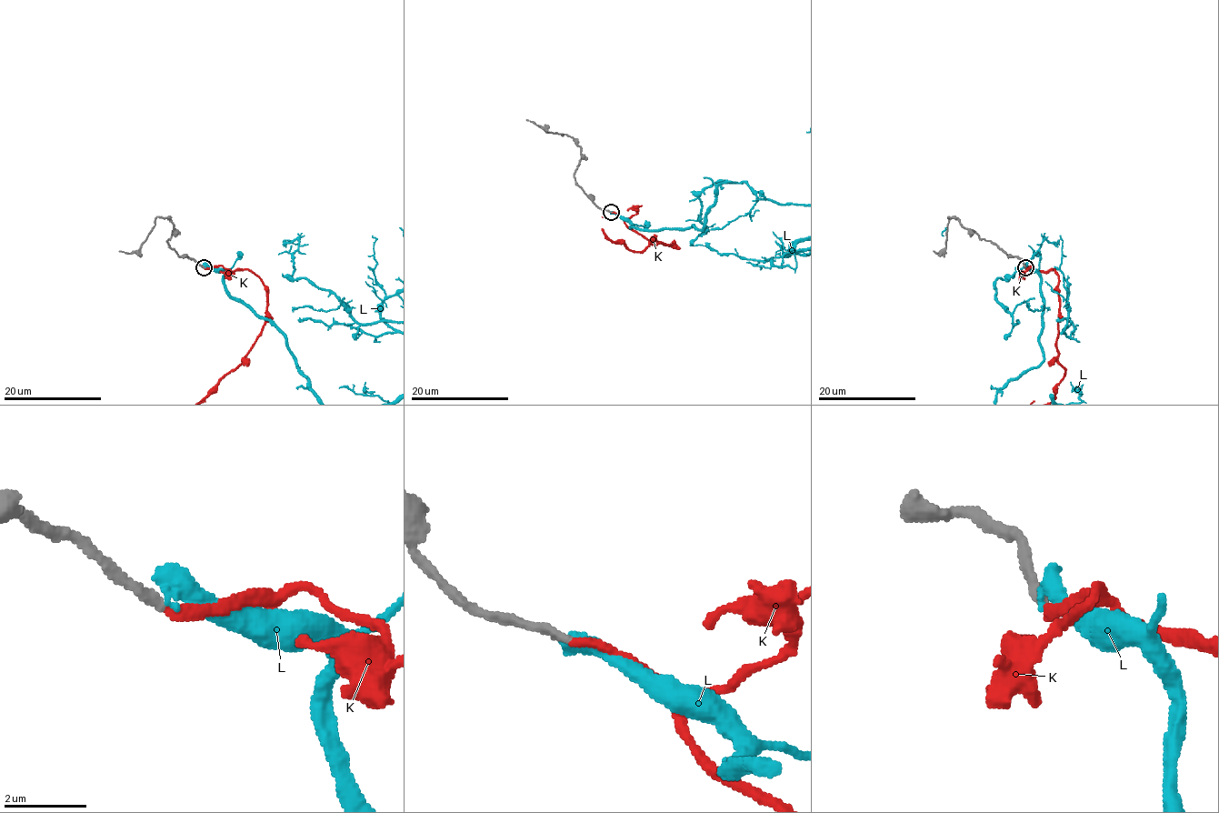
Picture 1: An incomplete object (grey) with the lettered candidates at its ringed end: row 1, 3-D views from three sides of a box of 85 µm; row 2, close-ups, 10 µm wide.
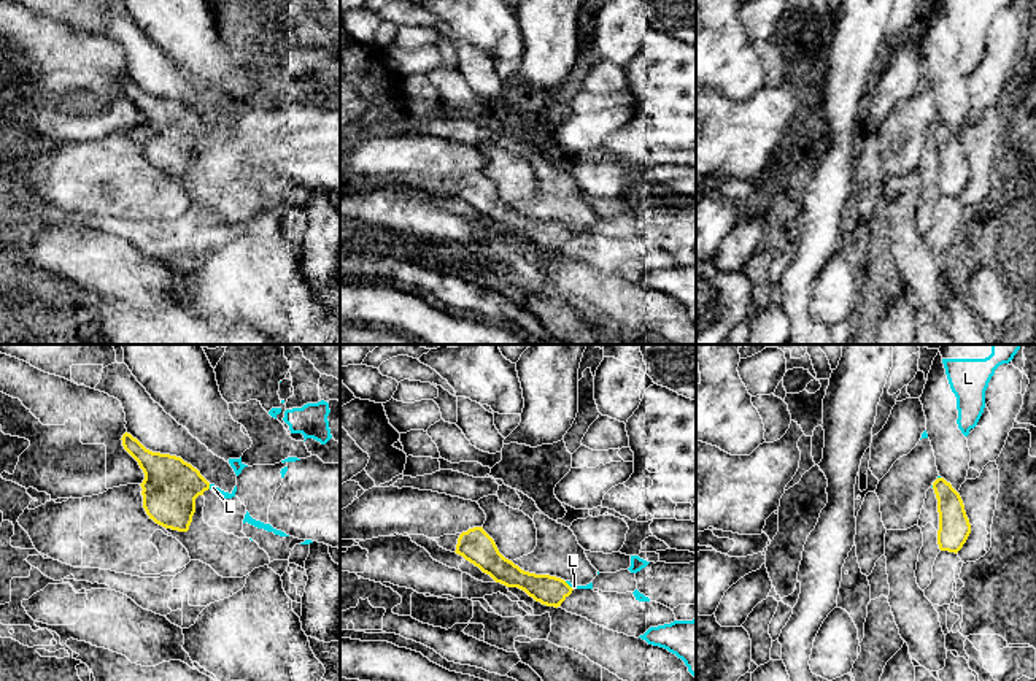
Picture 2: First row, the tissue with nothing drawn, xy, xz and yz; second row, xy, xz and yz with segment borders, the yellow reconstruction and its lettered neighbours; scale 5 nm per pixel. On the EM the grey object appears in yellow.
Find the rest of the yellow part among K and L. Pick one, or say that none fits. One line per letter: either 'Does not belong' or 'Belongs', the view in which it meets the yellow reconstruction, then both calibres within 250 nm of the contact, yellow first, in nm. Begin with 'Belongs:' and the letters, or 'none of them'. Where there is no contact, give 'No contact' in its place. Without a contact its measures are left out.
Belongs: K
K: Belongs. No contact
L: Does not belong. Touches yellow in xy. Thickness 280 nm (yellow) against 40 nm

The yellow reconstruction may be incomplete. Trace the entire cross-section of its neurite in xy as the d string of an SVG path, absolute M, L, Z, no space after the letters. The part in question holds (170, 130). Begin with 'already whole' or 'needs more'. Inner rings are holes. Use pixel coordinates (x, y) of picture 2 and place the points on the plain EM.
already whole; M127 76L121 84L145 117L140 130L149 164L165 173L187 176L195 143L210 133L210 127L181 102L153 97Z

